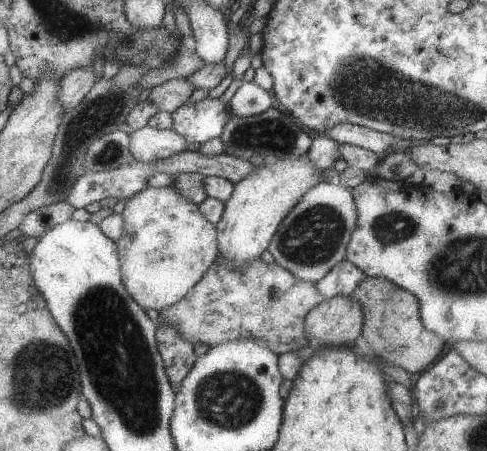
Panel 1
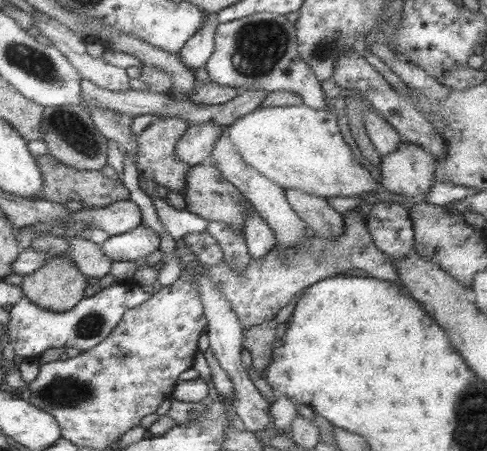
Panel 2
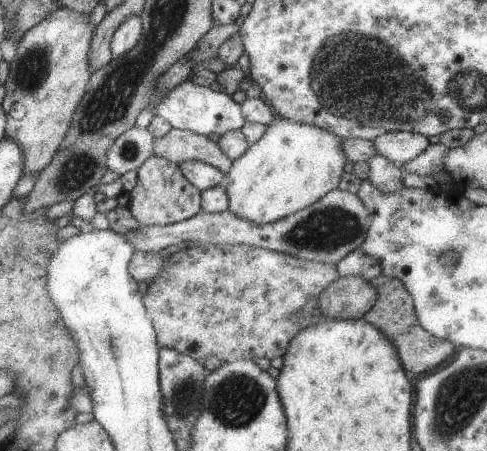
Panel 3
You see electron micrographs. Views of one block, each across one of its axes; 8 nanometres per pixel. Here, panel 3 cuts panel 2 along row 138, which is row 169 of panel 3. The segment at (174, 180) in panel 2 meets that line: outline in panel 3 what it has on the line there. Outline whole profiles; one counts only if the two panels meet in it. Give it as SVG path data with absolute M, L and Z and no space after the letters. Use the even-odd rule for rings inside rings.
M151 156L139 170L139 184L131 192L131 204L127 210L141 226L171 226L203 212L203 192L187 180L181 166L159 156Z

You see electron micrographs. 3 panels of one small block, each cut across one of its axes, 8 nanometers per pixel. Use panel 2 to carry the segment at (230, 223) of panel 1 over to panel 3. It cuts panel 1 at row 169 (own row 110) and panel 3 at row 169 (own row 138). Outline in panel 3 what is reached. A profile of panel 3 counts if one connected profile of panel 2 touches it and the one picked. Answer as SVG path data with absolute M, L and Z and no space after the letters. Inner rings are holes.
M281 118L267 128L265 136L253 144L227 174L229 210L253 226L273 224L289 218L311 204L323 200L331 190L339 190L347 166L341 138L329 130Z

